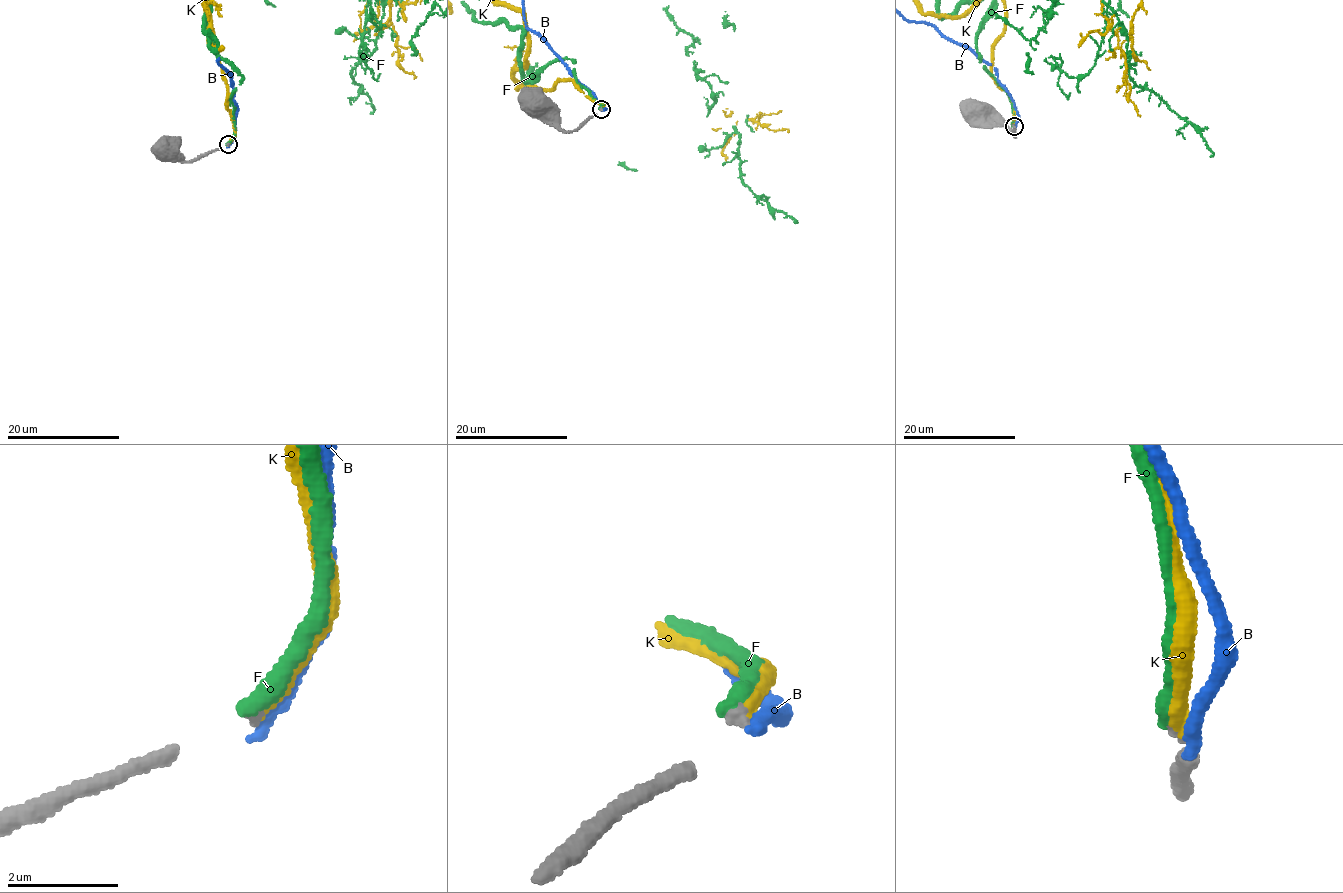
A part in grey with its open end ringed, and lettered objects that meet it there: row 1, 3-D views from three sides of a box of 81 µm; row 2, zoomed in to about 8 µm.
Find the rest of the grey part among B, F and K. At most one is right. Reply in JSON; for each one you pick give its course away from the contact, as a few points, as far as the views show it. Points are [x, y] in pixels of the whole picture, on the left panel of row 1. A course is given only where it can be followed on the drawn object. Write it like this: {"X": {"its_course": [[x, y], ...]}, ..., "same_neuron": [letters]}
{"same_neuron": ["K"]}

